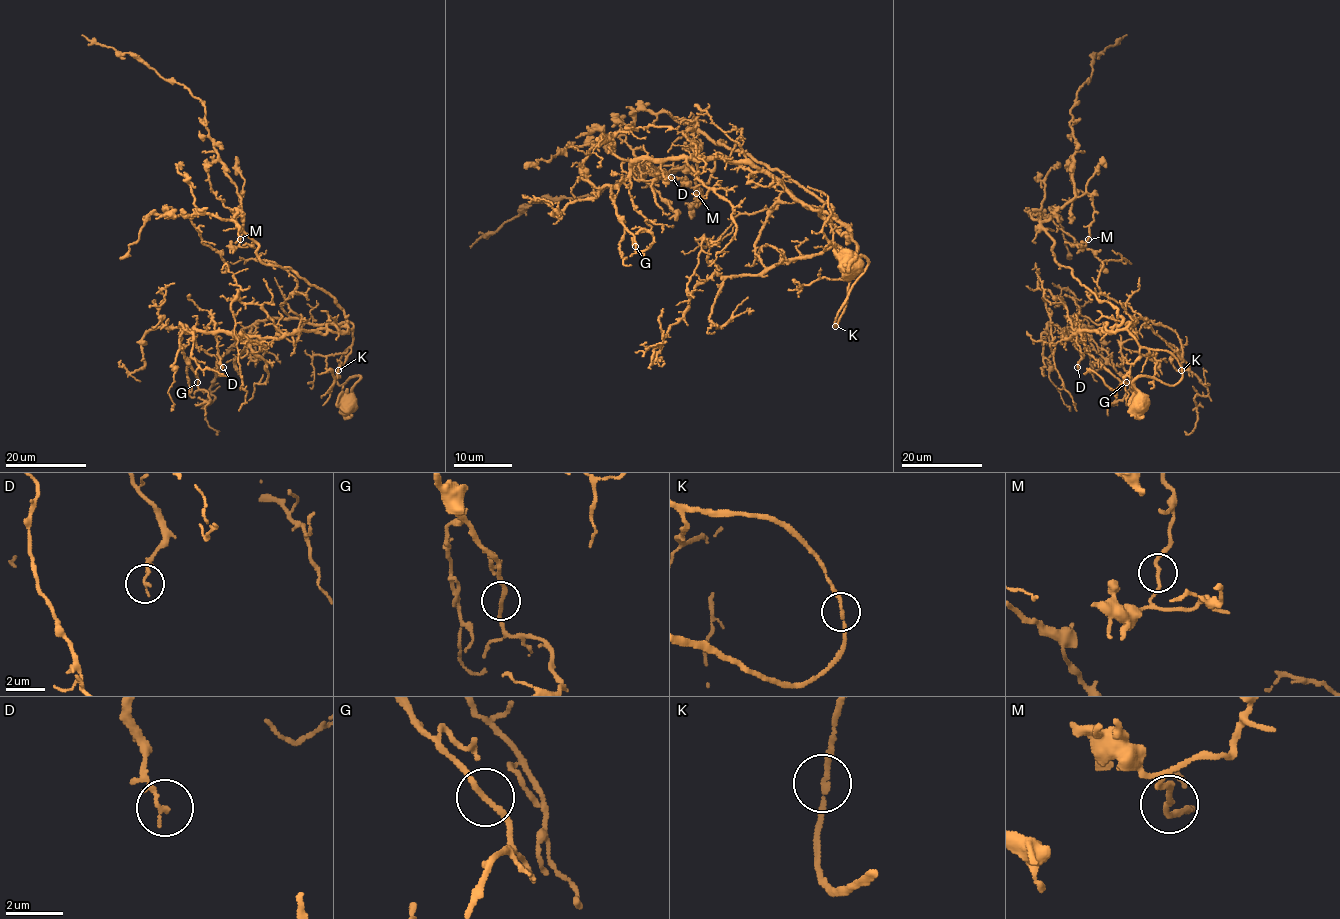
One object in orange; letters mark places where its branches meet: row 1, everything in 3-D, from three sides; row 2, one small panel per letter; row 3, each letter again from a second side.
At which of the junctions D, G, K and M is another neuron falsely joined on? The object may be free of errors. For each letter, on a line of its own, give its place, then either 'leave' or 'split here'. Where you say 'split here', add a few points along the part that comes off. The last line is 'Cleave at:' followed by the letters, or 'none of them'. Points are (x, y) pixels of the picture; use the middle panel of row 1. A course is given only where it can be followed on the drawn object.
D: at (671, 177); leave
G: at (635, 246); leave
K: at (835, 326); leave
M: at (696, 193); leave
Cleave at: none of them

